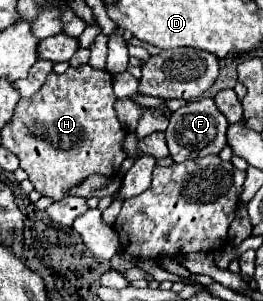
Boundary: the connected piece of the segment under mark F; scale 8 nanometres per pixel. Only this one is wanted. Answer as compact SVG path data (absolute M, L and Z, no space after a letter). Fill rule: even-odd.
M211 97L207 99L197 99L197 101L189 101L185 107L177 109L171 119L169 119L169 127L165 131L167 137L167 147L171 151L171 157L175 163L197 159L197 157L207 157L207 155L217 155L225 145L227 145L227 131L229 123L227 119L223 119L223 115L219 113L219 109L215 107L215 101Z

